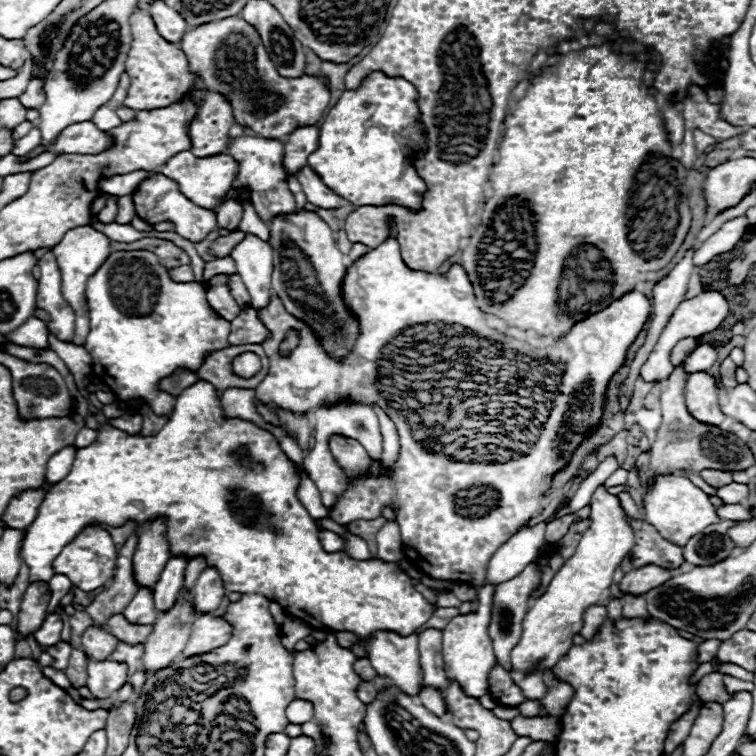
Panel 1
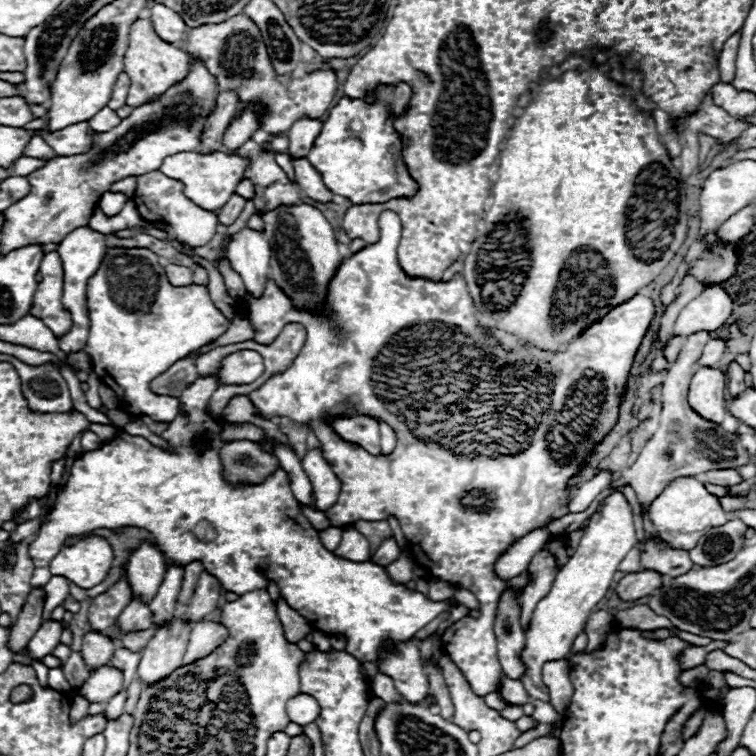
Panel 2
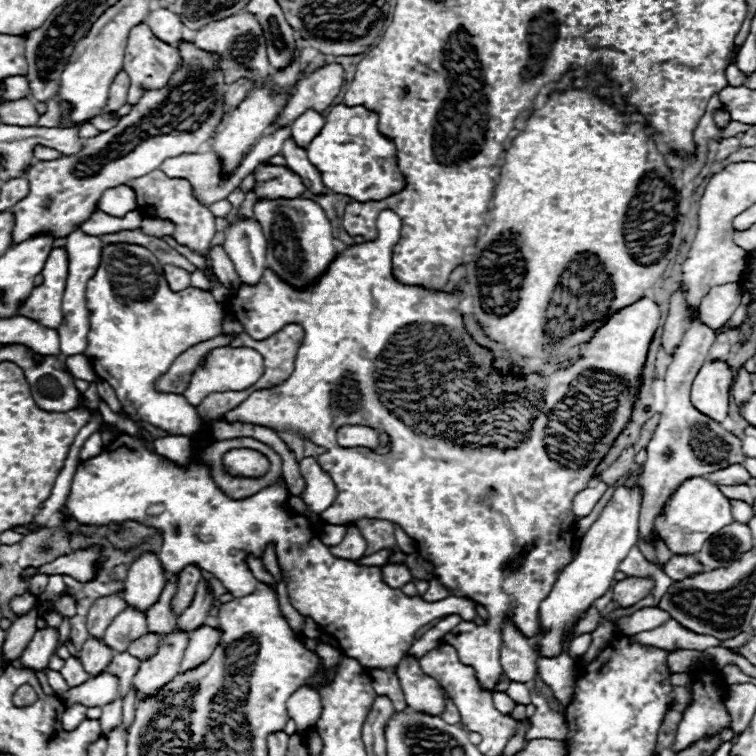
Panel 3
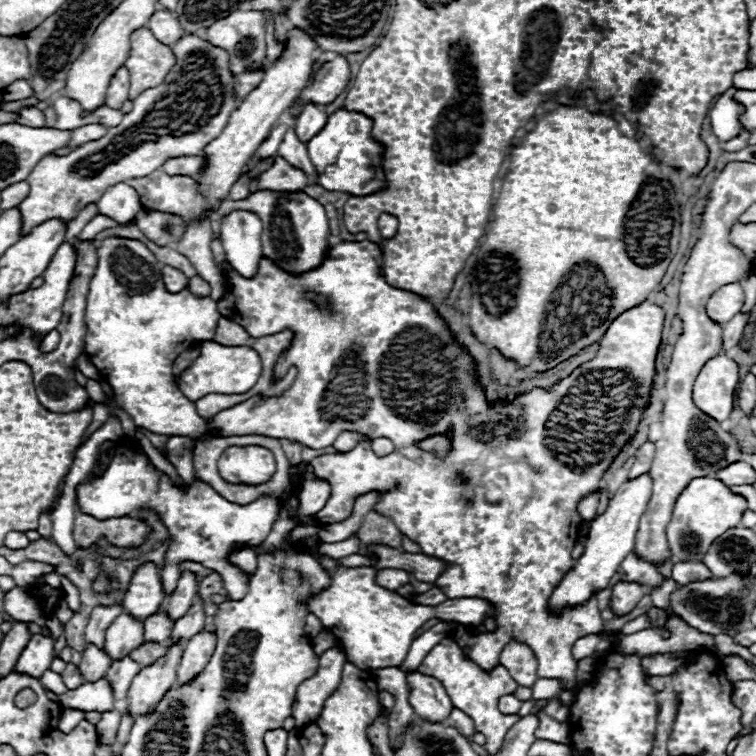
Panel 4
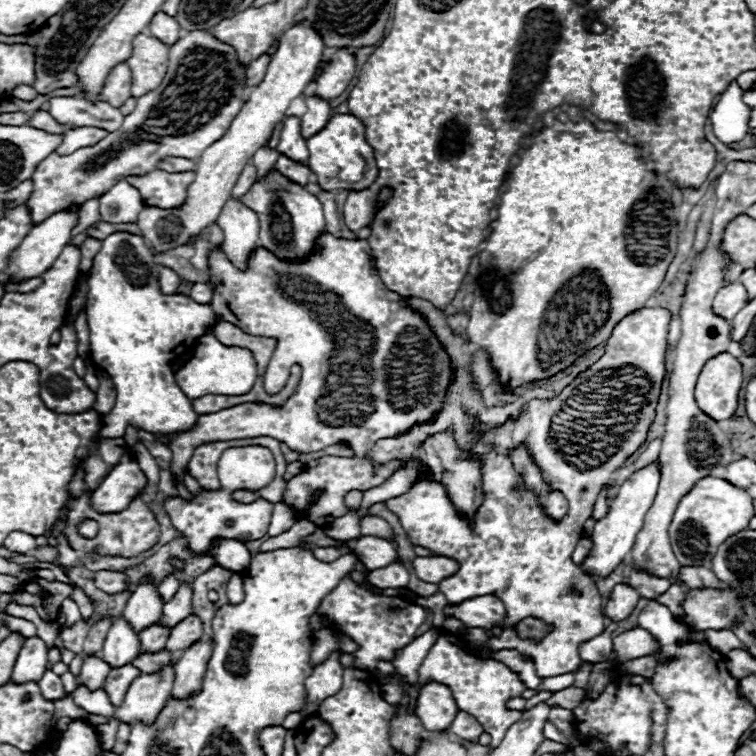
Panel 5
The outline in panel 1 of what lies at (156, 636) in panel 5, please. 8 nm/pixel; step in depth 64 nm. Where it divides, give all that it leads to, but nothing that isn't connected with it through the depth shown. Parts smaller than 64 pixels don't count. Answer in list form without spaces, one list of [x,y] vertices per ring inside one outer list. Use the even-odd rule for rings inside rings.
[[[184,554],[168,558],[168,562],[160,574],[160,580],[154,586],[154,604],[160,612],[172,608],[172,604],[176,602],[176,596],[184,586],[186,564],[188,564],[188,556],[184,556]]]

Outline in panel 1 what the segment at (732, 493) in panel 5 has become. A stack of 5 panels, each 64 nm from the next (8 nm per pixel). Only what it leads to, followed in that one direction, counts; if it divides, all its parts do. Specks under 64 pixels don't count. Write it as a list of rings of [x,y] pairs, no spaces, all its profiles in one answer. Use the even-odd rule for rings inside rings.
[[[656,476],[650,490],[642,496],[642,506],[646,512],[648,524],[652,524],[666,540],[672,540],[672,544],[684,546],[690,536],[696,532],[702,532],[706,526],[716,524],[720,518],[714,512],[714,506],[710,504],[708,494],[704,494],[700,488],[696,488],[688,478],[684,476]]]

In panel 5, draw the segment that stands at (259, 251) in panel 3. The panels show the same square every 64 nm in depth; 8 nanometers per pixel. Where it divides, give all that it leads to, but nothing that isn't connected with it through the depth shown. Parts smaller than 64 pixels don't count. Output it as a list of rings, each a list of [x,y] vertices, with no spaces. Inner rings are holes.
[[[228,200],[216,224],[224,232],[222,248],[228,254],[228,260],[236,268],[246,270],[250,254],[258,248],[260,220],[256,212],[252,212],[250,208],[244,208],[238,200]]]

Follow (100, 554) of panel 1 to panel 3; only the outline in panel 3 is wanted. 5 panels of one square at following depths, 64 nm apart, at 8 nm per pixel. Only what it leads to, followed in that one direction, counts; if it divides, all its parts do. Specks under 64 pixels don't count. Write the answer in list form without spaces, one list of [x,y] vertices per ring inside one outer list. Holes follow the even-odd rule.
[[[100,546],[82,548],[64,556],[58,556],[56,560],[40,566],[36,572],[44,574],[68,574],[70,578],[78,582],[92,582],[96,578],[96,562],[100,558]]]

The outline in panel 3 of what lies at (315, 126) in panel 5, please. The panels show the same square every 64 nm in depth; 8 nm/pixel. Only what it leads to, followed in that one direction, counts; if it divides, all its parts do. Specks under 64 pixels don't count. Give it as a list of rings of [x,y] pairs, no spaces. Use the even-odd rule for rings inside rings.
[[[304,112],[300,118],[296,118],[296,122],[290,126],[296,146],[308,148],[308,144],[320,134],[322,126],[324,126],[324,116],[318,112]]]

